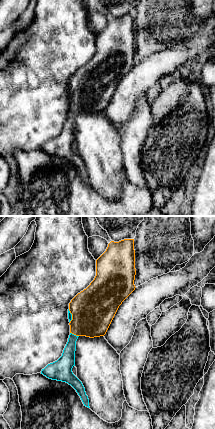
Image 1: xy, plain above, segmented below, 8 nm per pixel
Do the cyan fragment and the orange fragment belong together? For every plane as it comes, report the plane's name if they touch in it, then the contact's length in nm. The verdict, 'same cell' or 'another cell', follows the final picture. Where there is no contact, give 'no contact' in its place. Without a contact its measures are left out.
meets cyan in xy; contact 80 nm long

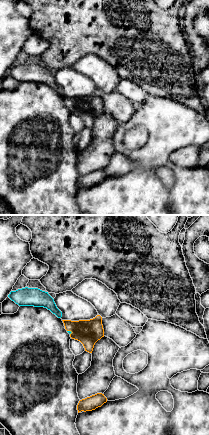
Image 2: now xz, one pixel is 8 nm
meets cyan in xz; contact 50 nm long

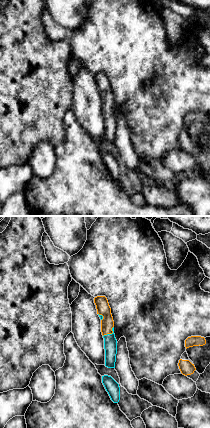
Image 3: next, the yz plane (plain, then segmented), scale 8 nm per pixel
meets cyan in yz; contact 120 nm long

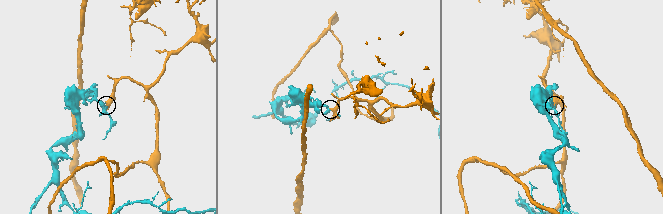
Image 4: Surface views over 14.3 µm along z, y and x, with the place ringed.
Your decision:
same cell

